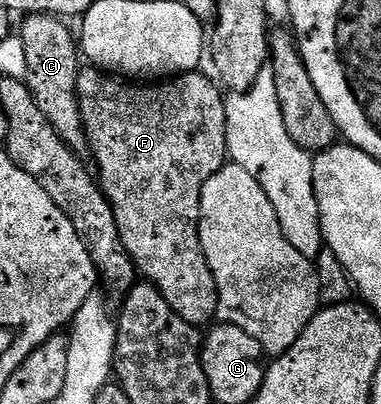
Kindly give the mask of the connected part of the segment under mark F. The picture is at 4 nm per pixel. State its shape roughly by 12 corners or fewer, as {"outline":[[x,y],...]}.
{"outline":[[97,68],[78,103],[137,273],[185,322],[217,315],[204,184],[226,98],[191,72]]}

